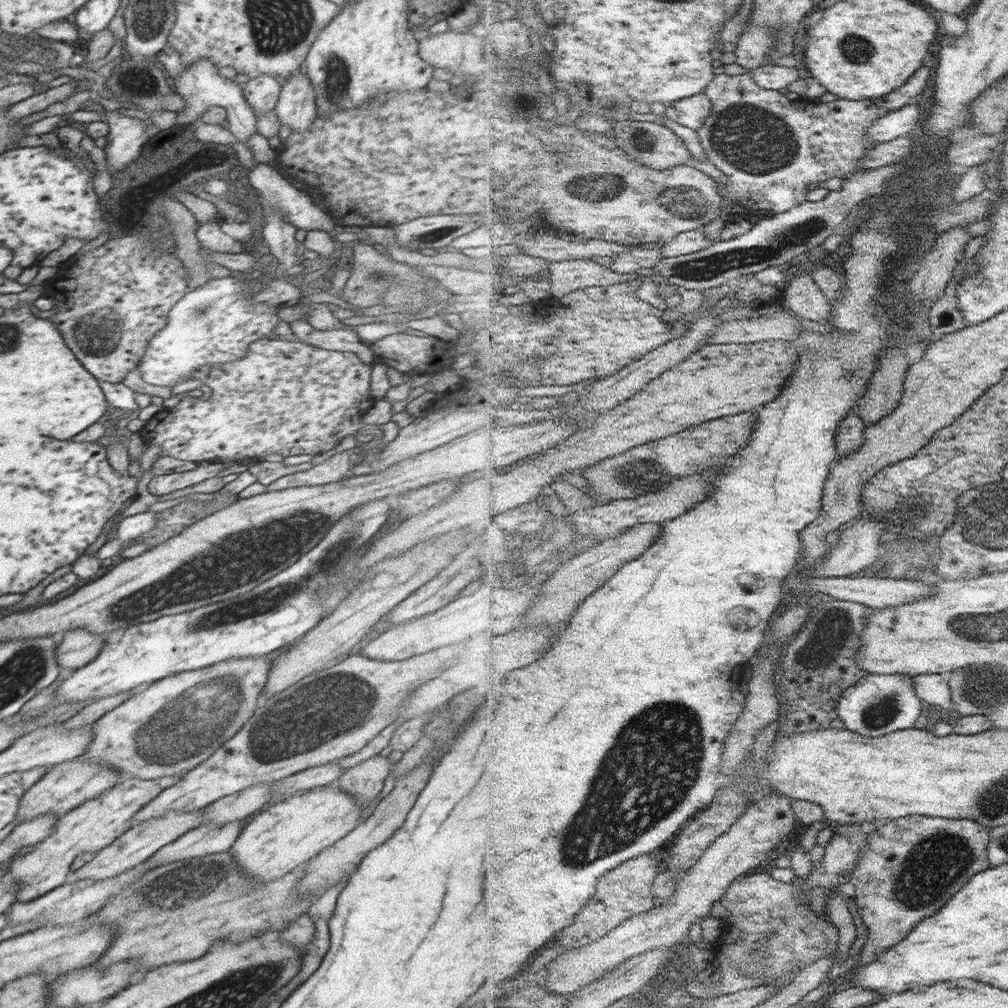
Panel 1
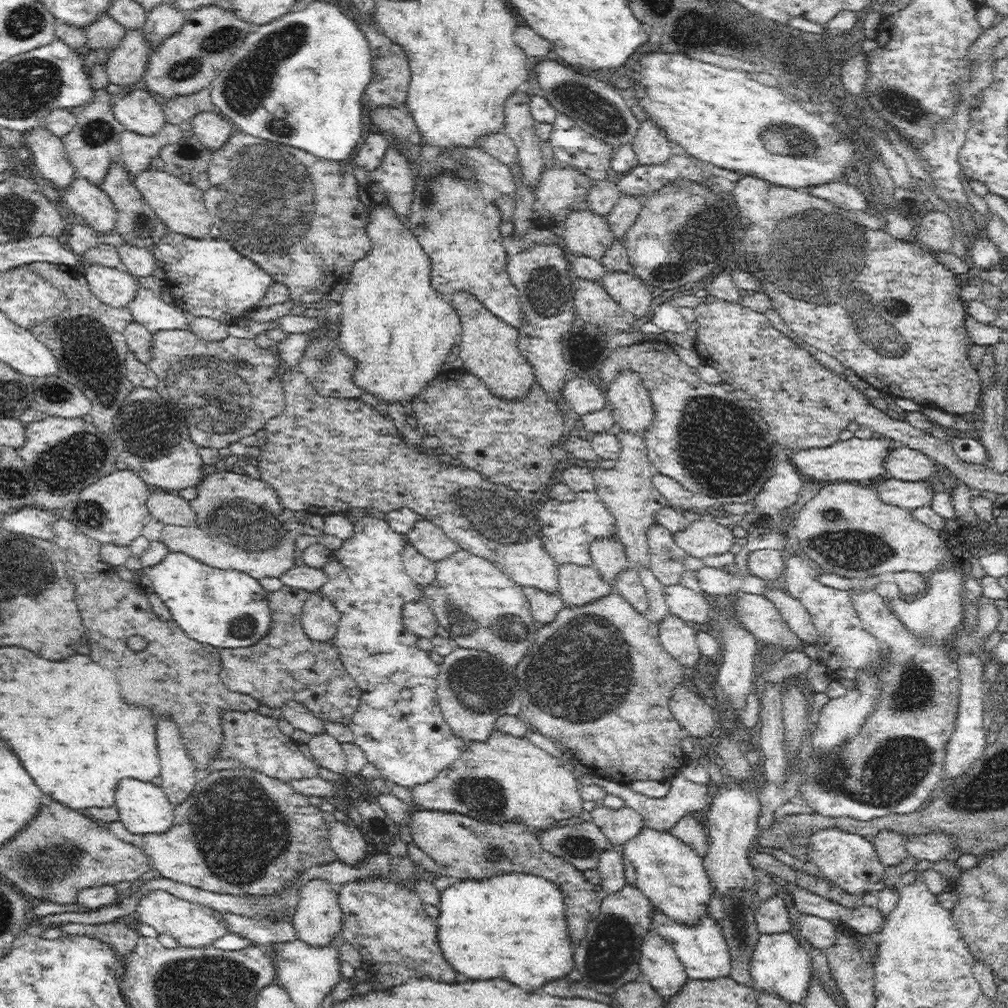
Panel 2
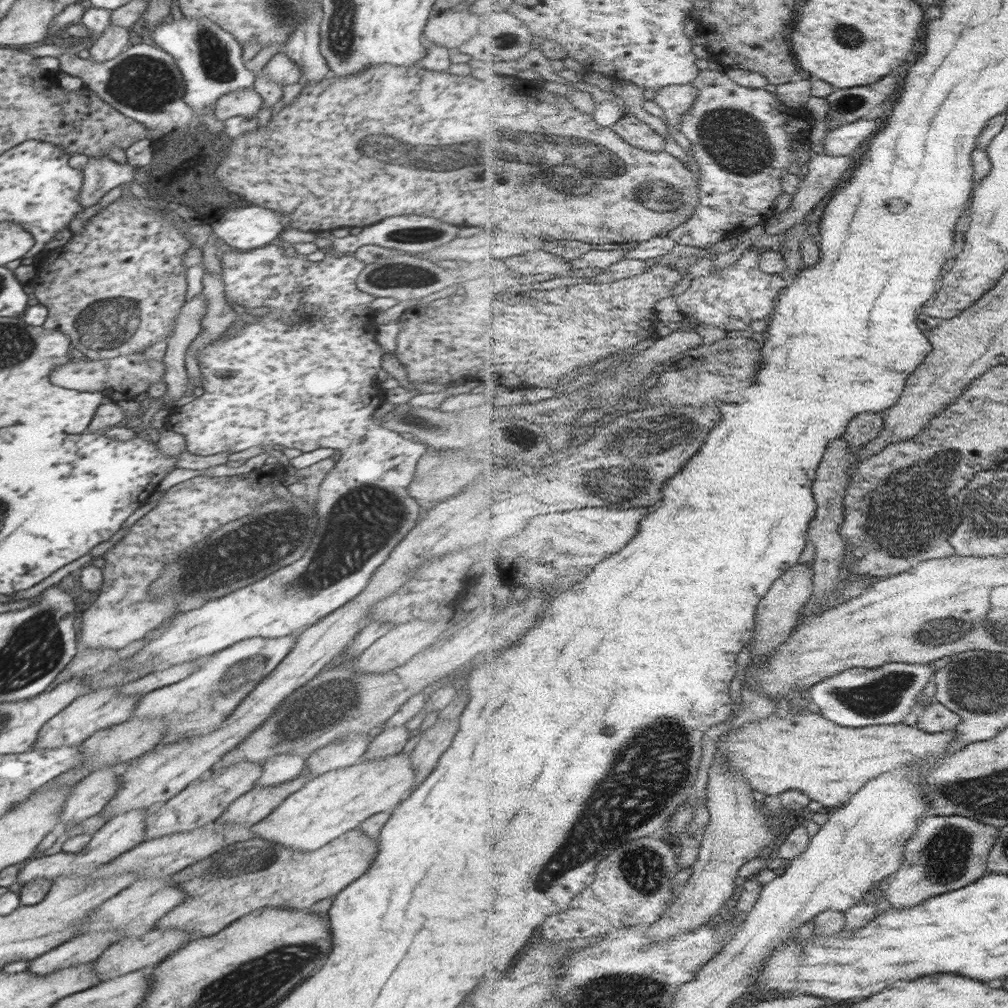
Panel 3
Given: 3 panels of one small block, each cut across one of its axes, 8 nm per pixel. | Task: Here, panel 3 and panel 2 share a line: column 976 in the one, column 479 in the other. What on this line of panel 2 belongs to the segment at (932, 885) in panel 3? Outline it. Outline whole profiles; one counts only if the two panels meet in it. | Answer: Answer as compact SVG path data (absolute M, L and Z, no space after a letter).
M423 809L414 811L408 824L411 828L413 842L434 860L440 876L447 876L452 881L463 881L472 878L474 880L488 880L500 874L506 875L518 872L541 876L558 885L562 895L564 895L564 914L566 914L566 922L568 922L572 944L579 944L583 940L587 926L592 919L595 919L600 914L601 898L596 893L596 885L590 883L582 875L582 871L571 862L558 858L544 850L534 829L530 829L521 822L508 821L496 824L495 822L476 820L475 817L456 812Z

